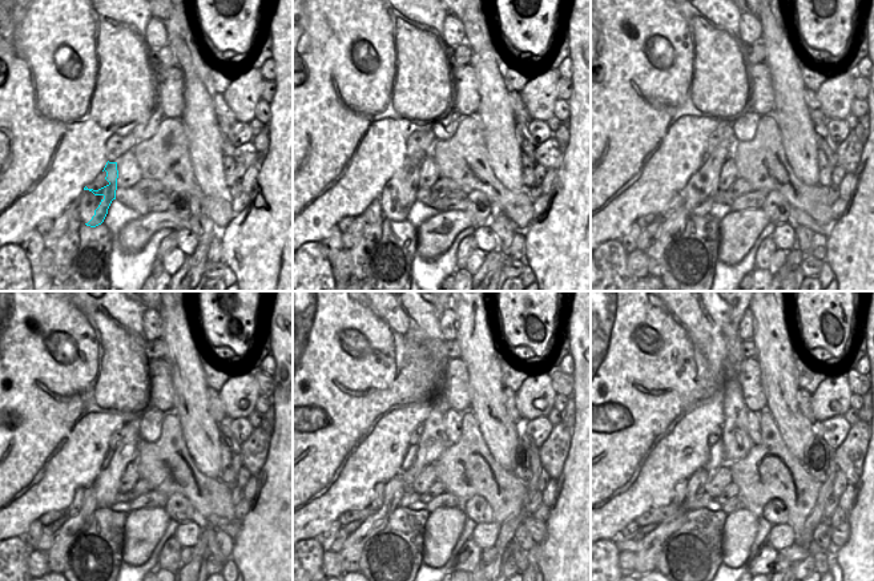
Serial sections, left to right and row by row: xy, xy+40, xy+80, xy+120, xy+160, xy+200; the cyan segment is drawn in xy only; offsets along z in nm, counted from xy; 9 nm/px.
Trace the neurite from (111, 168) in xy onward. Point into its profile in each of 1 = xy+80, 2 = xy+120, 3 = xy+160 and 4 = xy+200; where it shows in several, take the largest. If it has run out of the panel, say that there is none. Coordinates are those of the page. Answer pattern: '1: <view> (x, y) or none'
1: xy+80 (711, 169)
2: xy+120 (127, 451)
3: xy+160 (434, 442)
4: xy+200 (736, 440)

